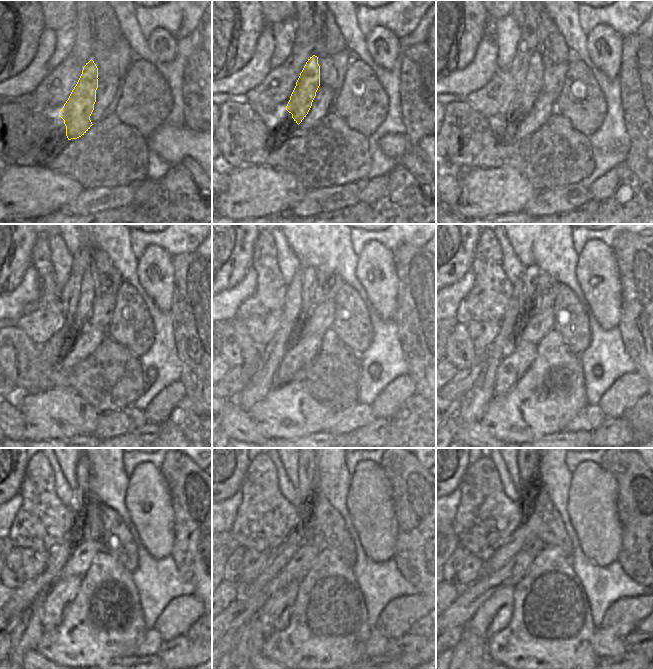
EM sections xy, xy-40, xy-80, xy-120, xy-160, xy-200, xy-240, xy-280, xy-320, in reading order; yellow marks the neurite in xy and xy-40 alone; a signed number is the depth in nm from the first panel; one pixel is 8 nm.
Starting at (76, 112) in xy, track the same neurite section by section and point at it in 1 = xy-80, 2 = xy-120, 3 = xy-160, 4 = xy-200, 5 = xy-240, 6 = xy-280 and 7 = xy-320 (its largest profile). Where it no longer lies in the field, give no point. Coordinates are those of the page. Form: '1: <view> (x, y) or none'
1: xy-80 (526, 97)
2: xy-120 (87, 294)
3: xy-160 (309, 278)
4: xy-200 (531, 273)
5: xy-240 (82, 494)
6: xy-280 (306, 468)
7: xy-320 (528, 468)

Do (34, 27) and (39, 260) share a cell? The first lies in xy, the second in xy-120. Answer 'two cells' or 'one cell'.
two cells

